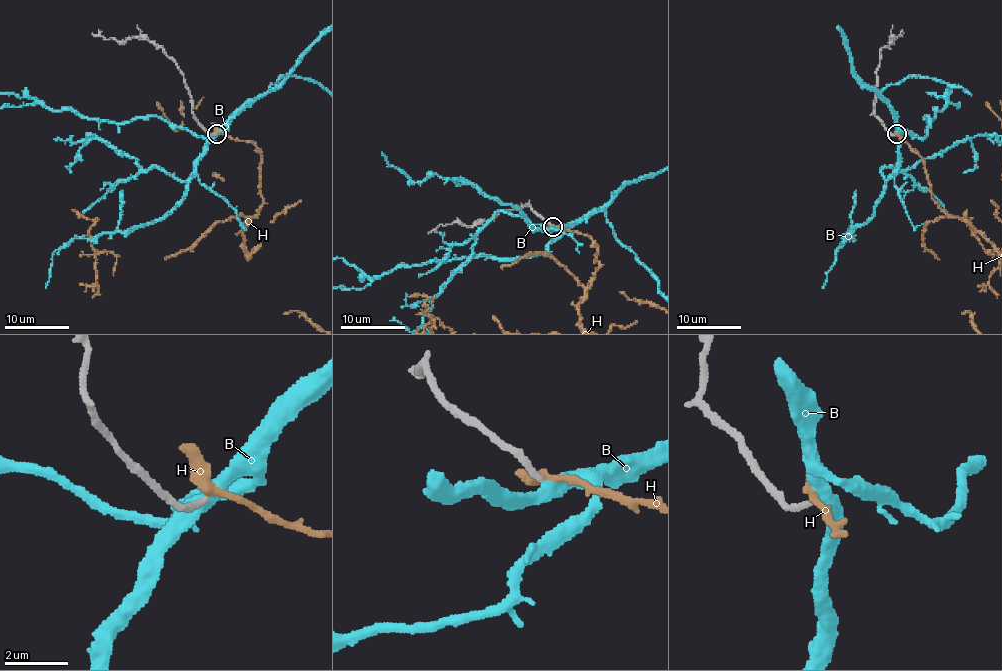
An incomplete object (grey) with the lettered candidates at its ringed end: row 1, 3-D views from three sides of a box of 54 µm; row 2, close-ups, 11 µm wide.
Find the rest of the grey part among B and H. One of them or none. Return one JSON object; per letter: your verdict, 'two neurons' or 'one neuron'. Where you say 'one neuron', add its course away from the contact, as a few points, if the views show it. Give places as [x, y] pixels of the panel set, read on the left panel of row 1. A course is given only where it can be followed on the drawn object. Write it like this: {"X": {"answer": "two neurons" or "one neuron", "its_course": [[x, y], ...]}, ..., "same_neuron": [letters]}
{"B": {"answer": "one neuron"}, "H": {"answer": "two neurons"}, "same_neuron": ["B"]}

